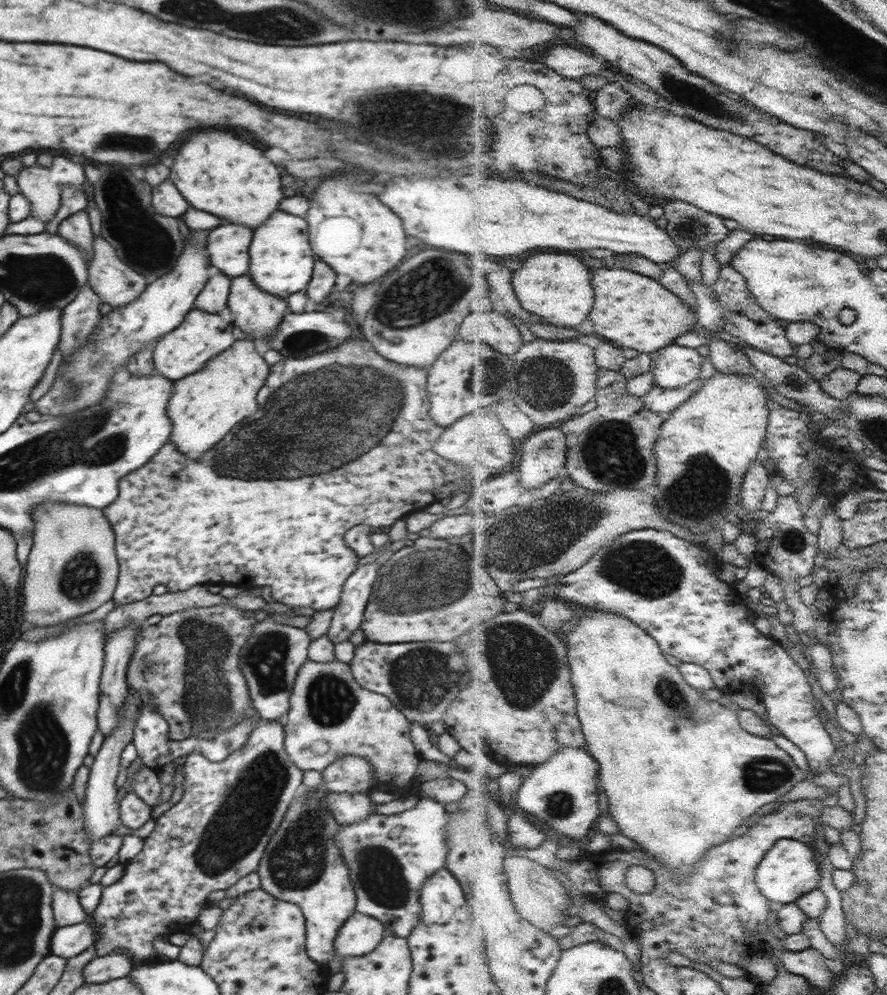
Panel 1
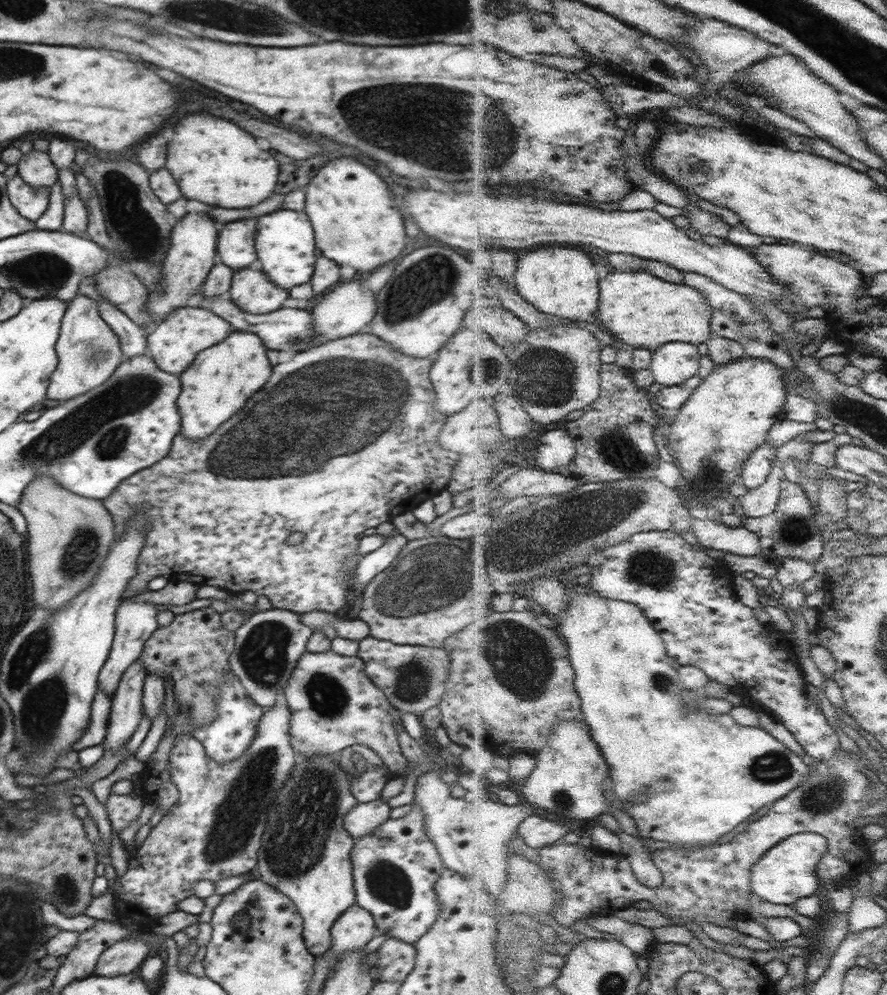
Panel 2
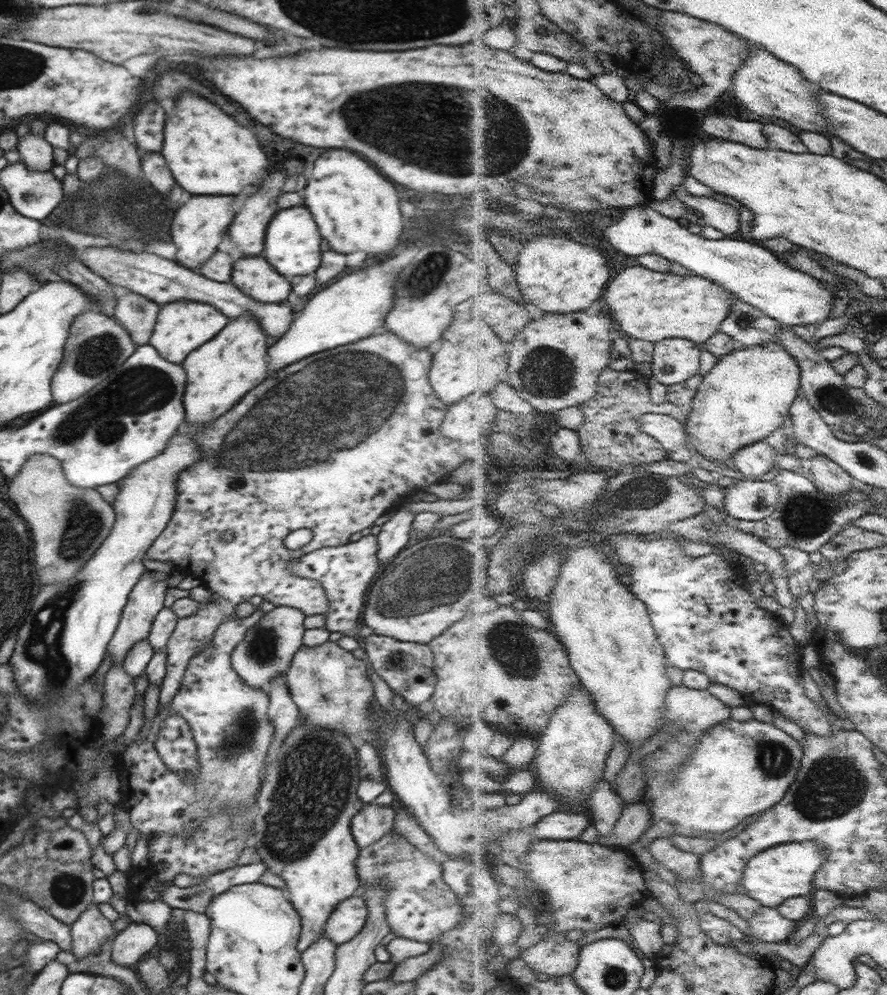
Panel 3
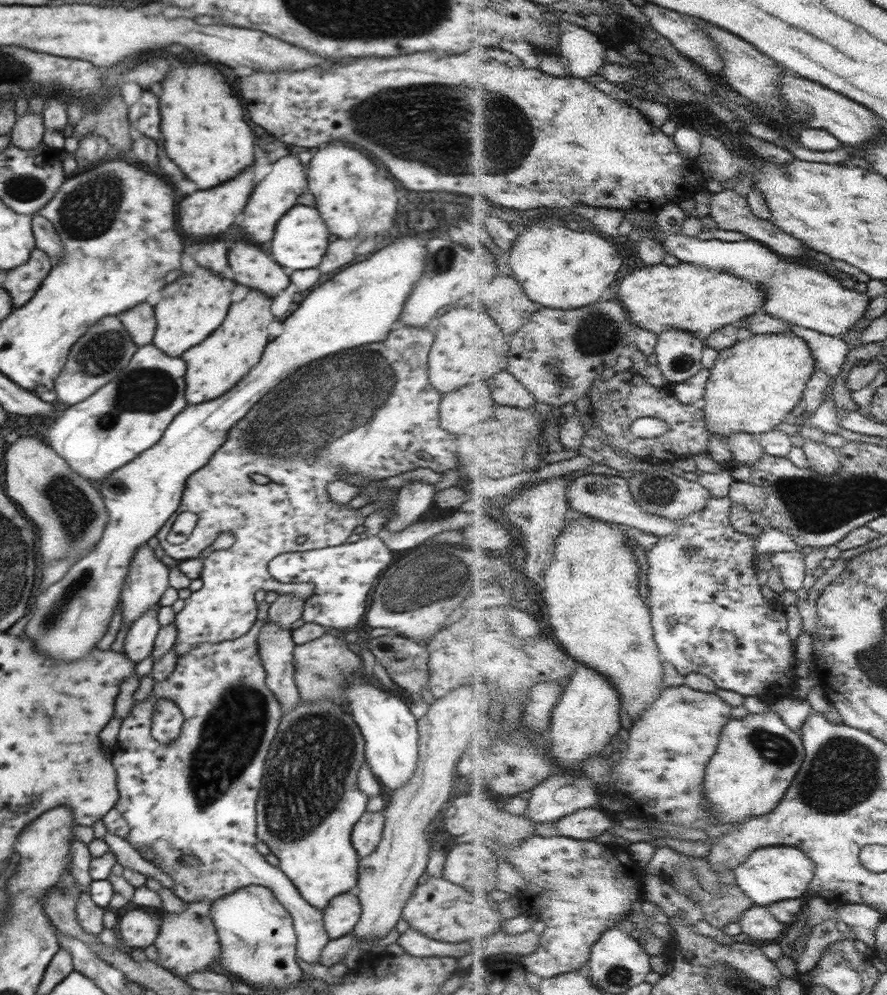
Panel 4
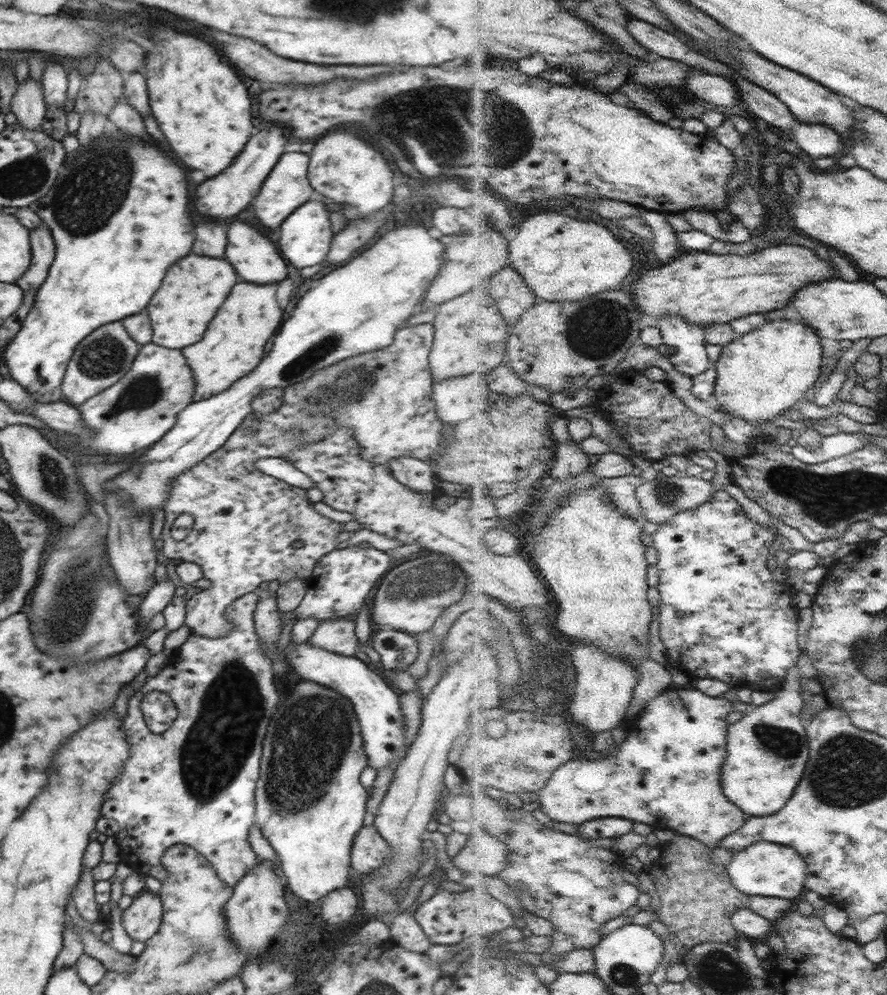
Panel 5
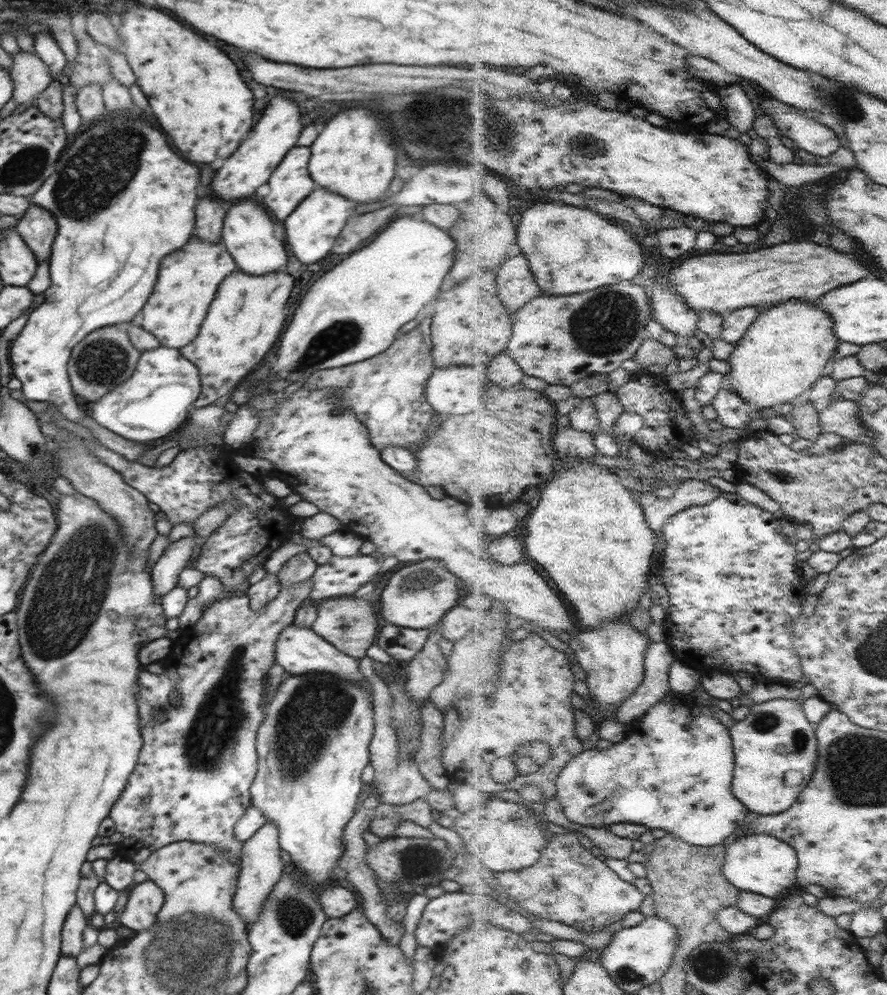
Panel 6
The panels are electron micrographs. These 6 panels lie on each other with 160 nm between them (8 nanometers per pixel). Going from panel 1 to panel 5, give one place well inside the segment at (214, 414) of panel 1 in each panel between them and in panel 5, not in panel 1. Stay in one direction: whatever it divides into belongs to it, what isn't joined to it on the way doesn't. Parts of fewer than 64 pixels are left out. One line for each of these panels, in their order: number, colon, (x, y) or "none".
2: (220, 380)
3: (219, 374)
4: (214, 366)
5: (233, 345)

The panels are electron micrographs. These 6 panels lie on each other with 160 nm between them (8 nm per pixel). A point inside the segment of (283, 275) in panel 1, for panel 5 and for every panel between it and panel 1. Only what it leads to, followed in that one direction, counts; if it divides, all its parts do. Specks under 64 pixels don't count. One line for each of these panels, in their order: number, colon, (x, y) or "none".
2: (285, 245)
3: (292, 246)
4: (301, 237)
5: (306, 235)

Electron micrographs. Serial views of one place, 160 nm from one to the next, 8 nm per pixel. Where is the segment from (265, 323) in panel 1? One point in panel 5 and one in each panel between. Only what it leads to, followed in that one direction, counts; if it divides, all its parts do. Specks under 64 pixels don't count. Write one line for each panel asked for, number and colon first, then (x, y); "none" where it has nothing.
2: (250, 290)
3: (253, 276)
4: (249, 266)
5: (255, 258)

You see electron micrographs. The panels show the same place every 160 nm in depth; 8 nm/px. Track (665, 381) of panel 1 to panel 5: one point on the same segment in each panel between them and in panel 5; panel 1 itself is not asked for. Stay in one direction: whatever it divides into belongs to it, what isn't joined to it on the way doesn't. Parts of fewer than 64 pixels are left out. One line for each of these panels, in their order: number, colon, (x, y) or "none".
2: (675, 363)
3: (677, 360)
4: (680, 355)
5: (689, 340)

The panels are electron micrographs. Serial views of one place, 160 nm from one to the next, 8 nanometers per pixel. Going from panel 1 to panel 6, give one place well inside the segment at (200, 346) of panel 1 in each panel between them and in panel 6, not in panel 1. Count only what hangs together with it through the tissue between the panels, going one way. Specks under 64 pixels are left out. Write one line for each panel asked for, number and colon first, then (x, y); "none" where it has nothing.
2: (173, 343)
3: (181, 327)
4: (192, 307)
5: (193, 289)
6: (187, 281)

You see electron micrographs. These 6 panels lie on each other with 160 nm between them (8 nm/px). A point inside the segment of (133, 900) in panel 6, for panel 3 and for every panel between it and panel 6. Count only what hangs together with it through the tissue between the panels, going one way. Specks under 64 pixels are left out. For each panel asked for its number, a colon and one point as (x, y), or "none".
3: (129, 945)
4: (138, 928)
5: (142, 919)

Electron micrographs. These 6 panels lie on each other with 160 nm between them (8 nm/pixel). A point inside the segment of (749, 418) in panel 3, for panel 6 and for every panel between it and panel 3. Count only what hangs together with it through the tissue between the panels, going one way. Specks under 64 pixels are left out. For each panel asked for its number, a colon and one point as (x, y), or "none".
4: (757, 384)
5: (768, 371)
6: (786, 351)

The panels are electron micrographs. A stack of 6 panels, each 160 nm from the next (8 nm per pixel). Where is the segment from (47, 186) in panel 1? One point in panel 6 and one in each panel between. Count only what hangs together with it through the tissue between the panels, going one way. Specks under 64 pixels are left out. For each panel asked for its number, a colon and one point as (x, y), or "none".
2: (37, 169)
3: (37, 154)
4: (27, 133)
5: (28, 104)
6: (30, 75)

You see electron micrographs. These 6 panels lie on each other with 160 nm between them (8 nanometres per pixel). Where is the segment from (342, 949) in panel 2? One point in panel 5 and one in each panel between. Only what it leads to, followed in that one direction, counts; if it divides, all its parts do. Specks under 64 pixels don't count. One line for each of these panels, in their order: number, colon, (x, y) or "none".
3: (349, 916)
4: (342, 913)
5: (338, 907)

